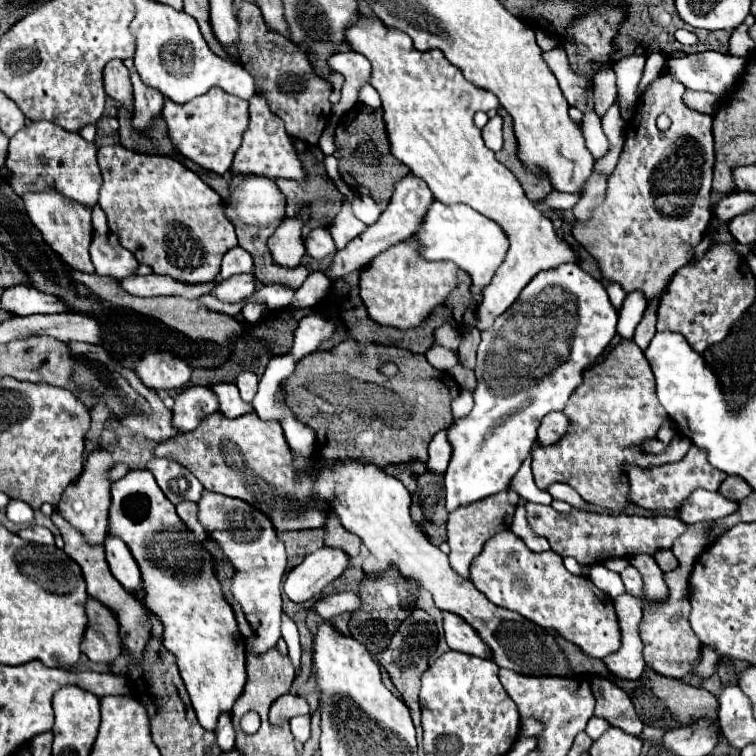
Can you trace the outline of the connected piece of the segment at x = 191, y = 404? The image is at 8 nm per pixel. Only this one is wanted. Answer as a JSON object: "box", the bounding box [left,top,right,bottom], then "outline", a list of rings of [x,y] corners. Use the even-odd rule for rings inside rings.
{"box":[172,387,218,431],"outline":[[[188,387],[184,389],[172,407],[172,425],[182,431],[194,431],[198,423],[210,413],[218,411],[218,399],[210,387]]]}

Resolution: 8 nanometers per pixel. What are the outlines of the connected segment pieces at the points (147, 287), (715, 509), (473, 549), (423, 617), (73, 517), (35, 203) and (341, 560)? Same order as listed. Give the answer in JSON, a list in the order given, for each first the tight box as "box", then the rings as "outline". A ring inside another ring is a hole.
[{"box":[120,275,216,299],"outline":[[[146,275],[146,277],[124,277],[120,279],[120,285],[126,293],[136,295],[136,297],[156,297],[156,295],[182,295],[186,299],[198,299],[206,293],[210,293],[216,285],[212,283],[202,283],[202,285],[188,285],[188,283],[178,283],[172,281],[170,277],[164,275]]]},{"box":[678,489,738,524],"outline":[[[704,489],[694,491],[678,509],[678,517],[687,524],[701,521],[716,521],[738,509],[736,503],[728,501],[720,493],[710,493]]]},{"box":[446,489,520,579],"outline":[[[506,489],[504,493],[496,493],[496,495],[484,497],[482,501],[474,501],[470,505],[462,505],[462,507],[454,509],[454,513],[448,515],[448,523],[446,523],[446,529],[448,529],[448,545],[450,545],[450,555],[448,557],[450,557],[452,569],[458,575],[462,575],[464,579],[470,577],[470,571],[468,569],[470,569],[472,559],[482,551],[482,545],[492,535],[496,535],[498,531],[510,527],[510,521],[512,521],[512,515],[514,515],[514,509],[516,509],[518,501],[520,501],[518,493],[512,491],[512,489]]]},{"box":[376,609,438,733],"outline":[[[414,609],[410,613],[410,617],[400,625],[398,633],[392,637],[390,645],[378,653],[376,661],[388,671],[390,675],[390,681],[394,683],[394,687],[400,691],[400,695],[404,697],[408,709],[410,709],[410,715],[412,715],[412,721],[414,721],[414,727],[418,729],[420,733],[420,705],[418,705],[418,691],[420,691],[420,677],[422,673],[428,669],[428,661],[430,657],[434,655],[436,651],[436,643],[438,643],[438,629],[436,629],[436,623],[434,619],[422,611],[422,609]]]},{"box":[56,447,116,545],"outline":[[[98,447],[92,453],[88,453],[78,481],[74,481],[74,485],[68,485],[68,489],[64,491],[64,495],[56,507],[56,511],[60,511],[60,515],[70,525],[74,525],[92,545],[104,543],[104,539],[106,539],[108,509],[110,509],[110,485],[112,485],[108,479],[108,473],[114,465],[116,465],[116,461],[112,459],[112,453],[108,449]]]},{"box":[24,189,94,273],"outline":[[[46,189],[42,193],[28,193],[24,197],[26,211],[30,221],[36,225],[36,229],[42,233],[42,239],[68,263],[72,269],[82,273],[94,273],[94,265],[90,261],[90,241],[92,241],[92,223],[90,223],[90,209],[82,205],[74,205],[74,201],[68,201],[54,189]]]},{"box":[284,547,348,603],"outline":[[[322,547],[308,555],[300,565],[296,565],[284,581],[284,593],[294,603],[304,603],[314,599],[346,569],[348,555],[340,549]]]}]

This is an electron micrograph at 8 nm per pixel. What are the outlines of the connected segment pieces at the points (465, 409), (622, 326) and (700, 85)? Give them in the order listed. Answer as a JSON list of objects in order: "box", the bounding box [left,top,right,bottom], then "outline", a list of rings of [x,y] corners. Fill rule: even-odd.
[{"box":[452,387,474,419],"outline":[[[460,387],[460,393],[458,397],[452,401],[452,415],[458,419],[458,417],[466,417],[472,409],[474,401],[472,401],[472,393],[468,389],[462,389]]]},{"box":[616,291,646,339],"outline":[[[632,291],[632,293],[626,295],[624,305],[620,309],[618,327],[616,327],[616,331],[622,339],[632,339],[634,329],[636,329],[636,325],[640,323],[642,315],[644,315],[644,309],[646,309],[646,299],[644,299],[642,293]]]},{"box":[662,51,746,95],"outline":[[[702,51],[680,59],[668,59],[662,67],[662,73],[668,73],[674,77],[674,81],[688,89],[722,95],[726,87],[738,81],[742,69],[746,69],[746,59],[742,57],[724,55],[718,51]]]}]

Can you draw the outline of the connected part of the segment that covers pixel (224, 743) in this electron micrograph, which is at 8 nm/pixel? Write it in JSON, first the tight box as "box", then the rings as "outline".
{"box":[216,713,234,751],"outline":[[[222,713],[218,717],[218,727],[216,727],[216,739],[222,751],[228,751],[234,747],[234,727],[232,727],[232,717],[230,713]]]}

